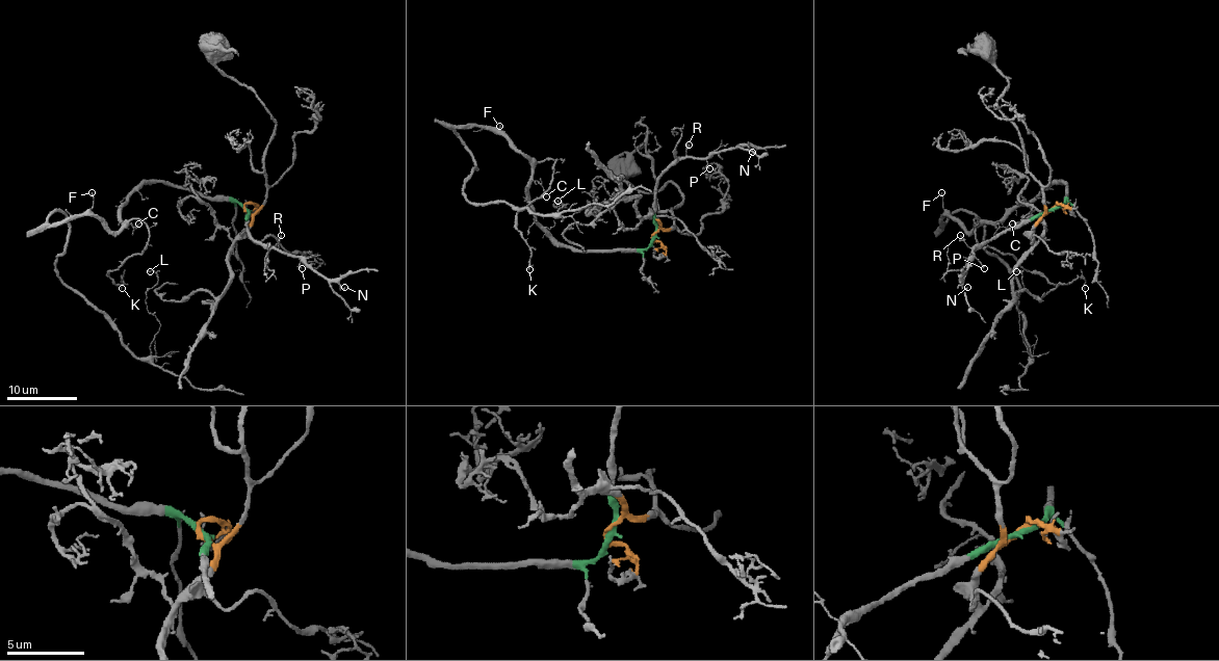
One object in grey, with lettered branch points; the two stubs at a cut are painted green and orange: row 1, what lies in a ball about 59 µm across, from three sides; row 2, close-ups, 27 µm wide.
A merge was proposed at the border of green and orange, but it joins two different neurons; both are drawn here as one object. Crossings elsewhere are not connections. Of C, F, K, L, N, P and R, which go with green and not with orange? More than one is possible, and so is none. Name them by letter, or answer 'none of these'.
C, F, K, L, N, P, R

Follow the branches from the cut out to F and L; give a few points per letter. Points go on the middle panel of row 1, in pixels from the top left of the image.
F: (653, 237), (643, 249), (592, 250), (562, 245), (536, 219), (528, 196), (530, 165), (497, 130), (499, 127)
L: (653, 237), (562, 245), (536, 219), (525, 156), (455, 130), (471, 202), (544, 216), (556, 200)

